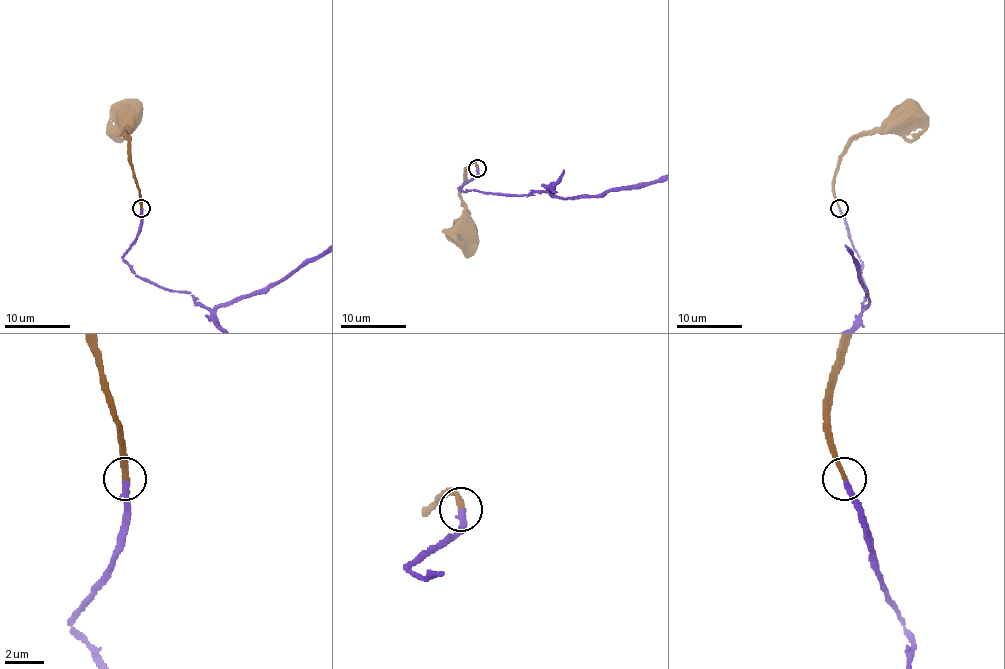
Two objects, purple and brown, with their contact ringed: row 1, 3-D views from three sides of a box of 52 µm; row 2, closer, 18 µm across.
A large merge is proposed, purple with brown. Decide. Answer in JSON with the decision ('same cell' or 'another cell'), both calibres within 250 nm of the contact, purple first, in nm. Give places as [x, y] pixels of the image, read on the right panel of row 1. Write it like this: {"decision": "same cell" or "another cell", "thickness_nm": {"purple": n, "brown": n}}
{"decision": "same cell", "thickness_nm": {"purple": 300, "brown": 280}}

